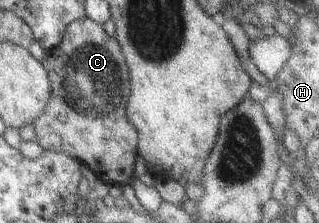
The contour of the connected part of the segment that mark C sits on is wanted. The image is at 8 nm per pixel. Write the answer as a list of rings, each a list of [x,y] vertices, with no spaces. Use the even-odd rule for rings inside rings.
[[[88,18],[66,25],[62,41],[41,59],[50,83],[50,97],[42,113],[32,121],[35,142],[43,150],[59,151],[90,169],[95,177],[114,190],[133,179],[133,163],[137,155],[136,130],[126,119],[126,100],[130,95],[128,69],[114,37],[106,35],[103,24]]]

